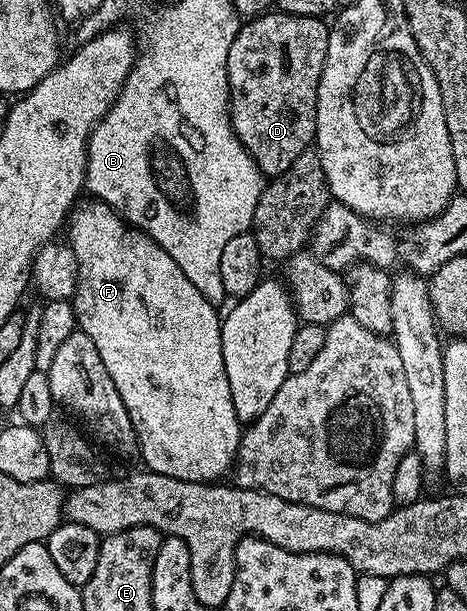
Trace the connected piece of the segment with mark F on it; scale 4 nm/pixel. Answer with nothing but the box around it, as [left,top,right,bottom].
[68,199,243,482]

